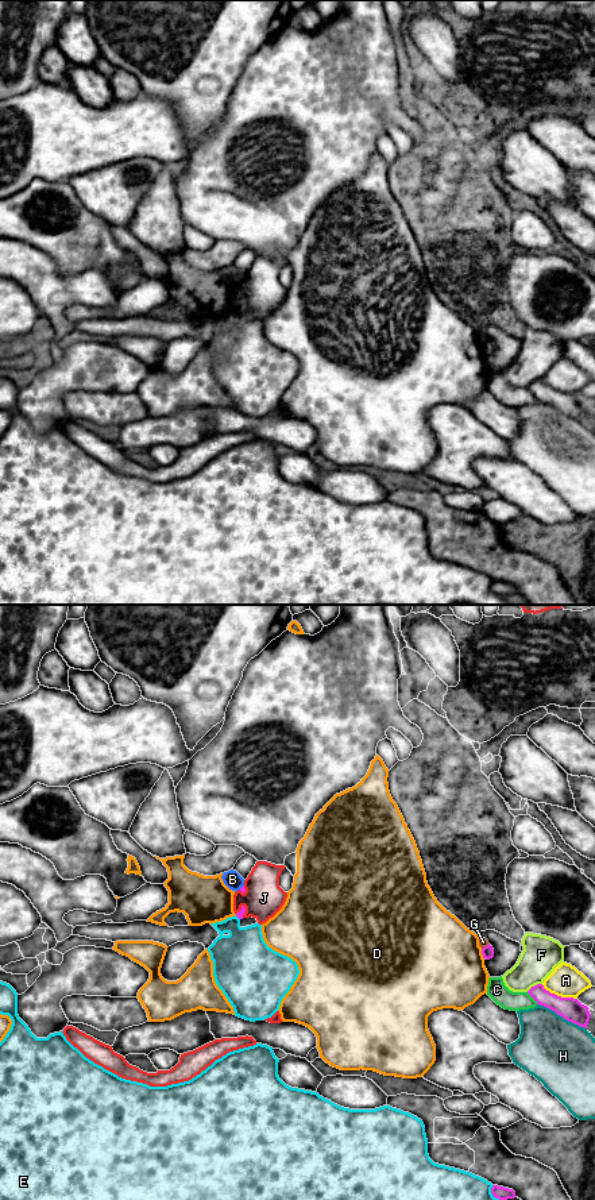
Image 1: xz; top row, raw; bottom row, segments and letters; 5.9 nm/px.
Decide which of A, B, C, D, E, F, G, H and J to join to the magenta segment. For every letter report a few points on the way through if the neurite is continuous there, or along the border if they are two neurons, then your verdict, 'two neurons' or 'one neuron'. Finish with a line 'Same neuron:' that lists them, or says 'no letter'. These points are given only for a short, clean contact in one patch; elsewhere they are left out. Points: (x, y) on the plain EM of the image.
A: two neurons
B: border along xz (243, 280), (239, 284); two neurons
C: two neurons
D: two neurons
E: two neurons
F: border along xz (541, 378), (526, 386); two neurons
G: border along xz (489, 339), (482, 344); two neurons
H: two neurons
J: two neurons
Same neuron: no letter

